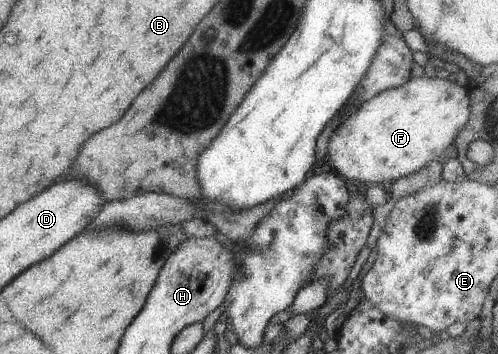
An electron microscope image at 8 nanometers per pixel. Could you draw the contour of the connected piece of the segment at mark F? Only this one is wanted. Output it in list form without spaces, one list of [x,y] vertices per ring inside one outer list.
[[[444,75],[433,78],[410,77],[408,82],[395,89],[378,93],[335,129],[328,143],[328,167],[338,172],[347,182],[367,186],[389,185],[399,178],[418,172],[429,162],[443,159],[444,151],[453,144],[470,116],[471,100],[466,87],[451,82]]]

